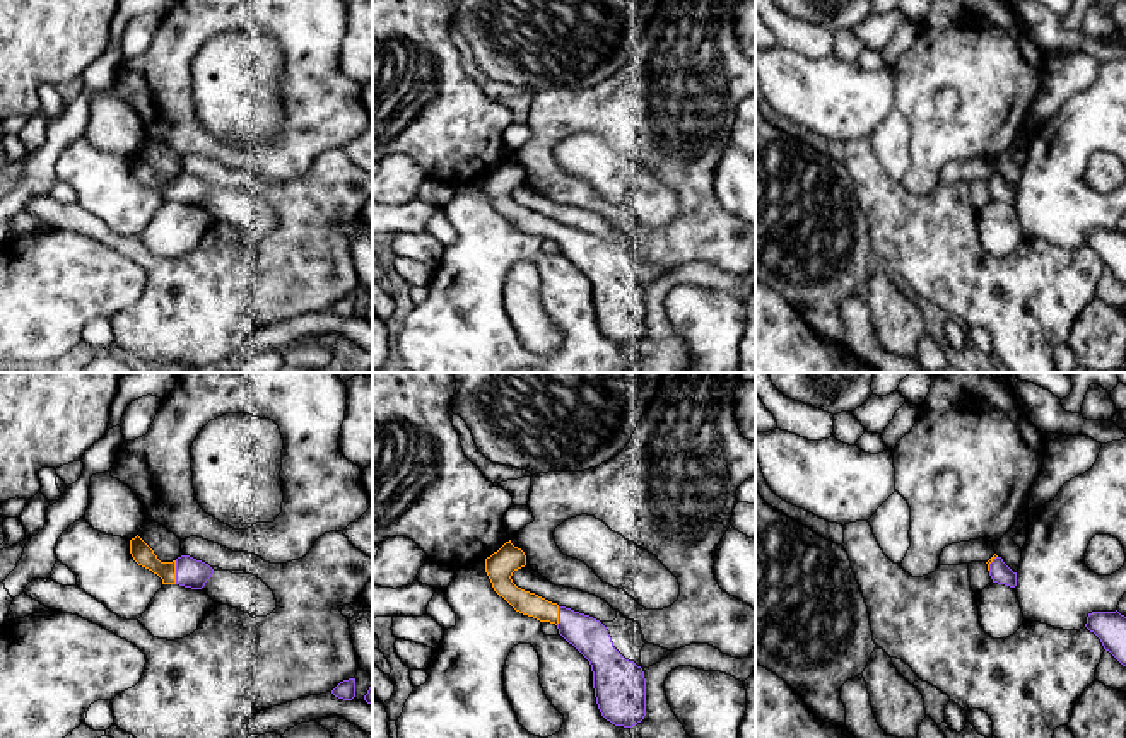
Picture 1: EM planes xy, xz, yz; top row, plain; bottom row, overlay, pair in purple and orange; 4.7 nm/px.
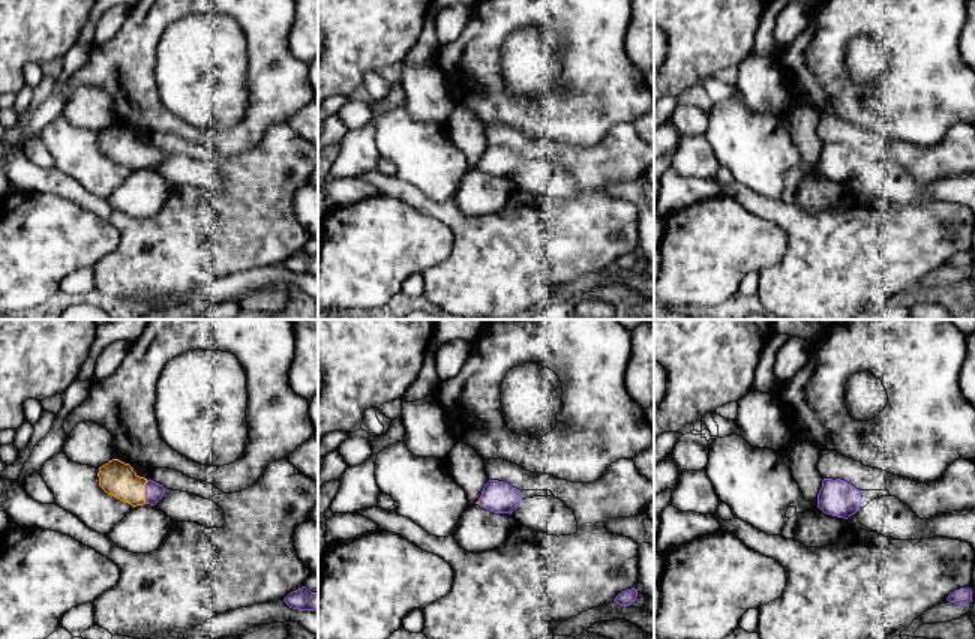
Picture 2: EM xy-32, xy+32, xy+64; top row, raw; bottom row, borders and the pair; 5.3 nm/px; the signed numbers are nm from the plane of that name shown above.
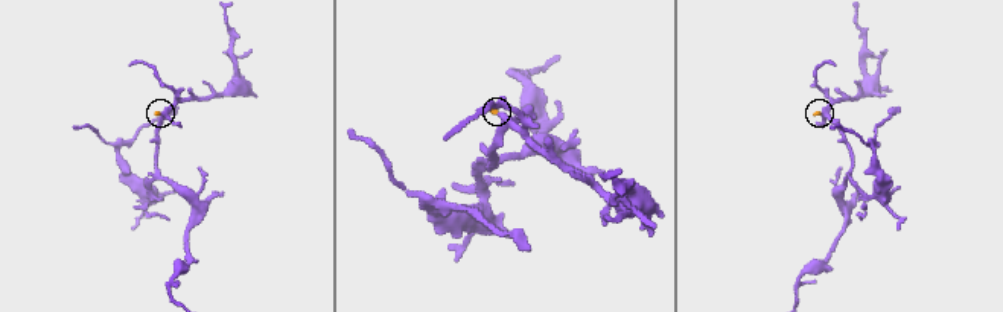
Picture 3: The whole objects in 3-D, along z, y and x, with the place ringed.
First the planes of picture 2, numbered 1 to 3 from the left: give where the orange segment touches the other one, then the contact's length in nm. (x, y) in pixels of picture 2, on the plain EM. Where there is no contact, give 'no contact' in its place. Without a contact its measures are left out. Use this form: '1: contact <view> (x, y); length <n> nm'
1: contact xy-32 (146, 156); length 130 nm
2: no contact
3: no contact

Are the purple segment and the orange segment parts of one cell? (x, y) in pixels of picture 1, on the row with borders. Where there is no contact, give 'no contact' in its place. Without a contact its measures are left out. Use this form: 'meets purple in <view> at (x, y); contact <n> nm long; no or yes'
meets purple in xy at (176, 573); contact 110 nm long; yes

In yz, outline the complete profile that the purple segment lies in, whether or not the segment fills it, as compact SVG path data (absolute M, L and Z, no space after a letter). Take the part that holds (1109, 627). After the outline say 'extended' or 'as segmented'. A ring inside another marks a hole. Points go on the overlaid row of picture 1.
M1092 612L1085 627L1094 632L1105 651L1126 666L1126 617L1116 612Z; as segmented

